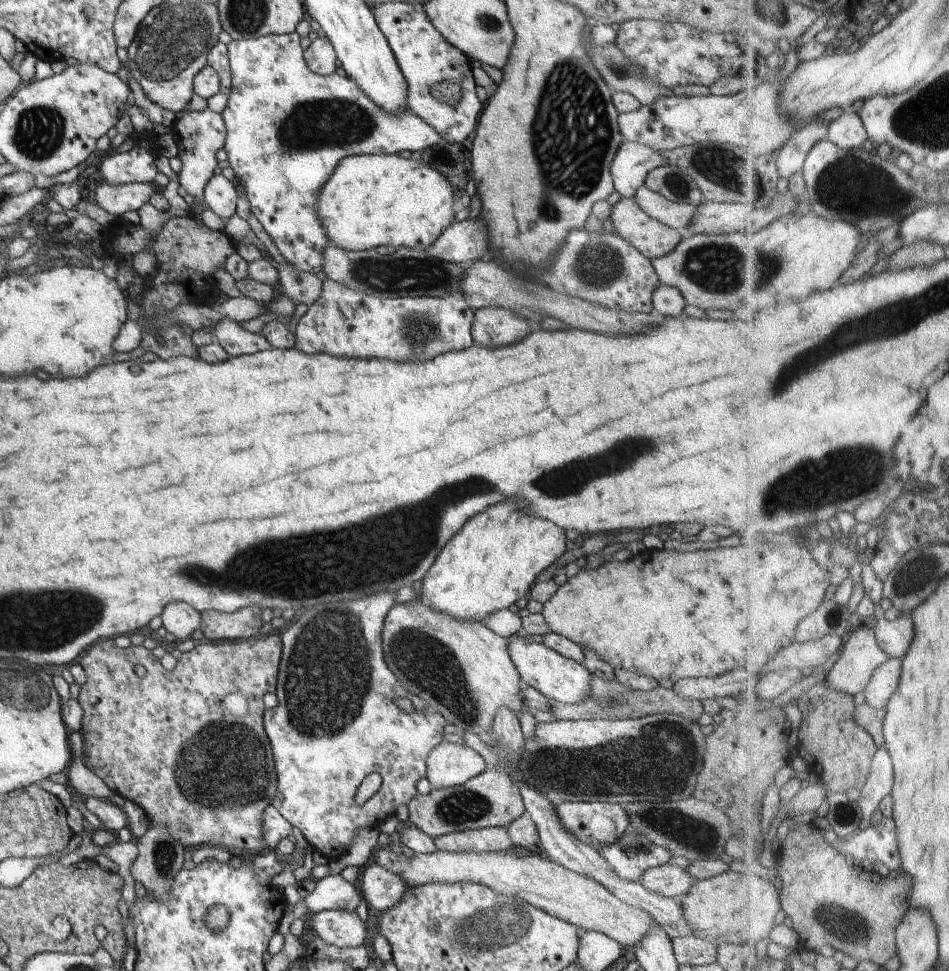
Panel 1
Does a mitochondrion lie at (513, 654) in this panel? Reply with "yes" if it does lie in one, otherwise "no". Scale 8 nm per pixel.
no

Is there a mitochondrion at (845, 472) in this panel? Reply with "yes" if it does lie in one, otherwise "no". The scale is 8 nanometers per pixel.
yes

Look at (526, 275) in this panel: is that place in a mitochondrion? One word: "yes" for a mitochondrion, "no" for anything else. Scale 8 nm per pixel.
no

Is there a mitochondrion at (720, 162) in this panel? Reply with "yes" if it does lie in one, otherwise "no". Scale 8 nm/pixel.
yes

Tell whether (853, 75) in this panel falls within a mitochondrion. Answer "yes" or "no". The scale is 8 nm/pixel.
no

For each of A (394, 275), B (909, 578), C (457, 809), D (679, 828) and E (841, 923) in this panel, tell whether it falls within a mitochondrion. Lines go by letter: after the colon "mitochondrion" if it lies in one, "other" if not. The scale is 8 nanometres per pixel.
A: mitochondrion
B: mitochondrion
C: mitochondrion
D: mitochondrion
E: mitochondrion

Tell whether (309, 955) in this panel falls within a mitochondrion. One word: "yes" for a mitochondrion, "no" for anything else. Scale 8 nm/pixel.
no

